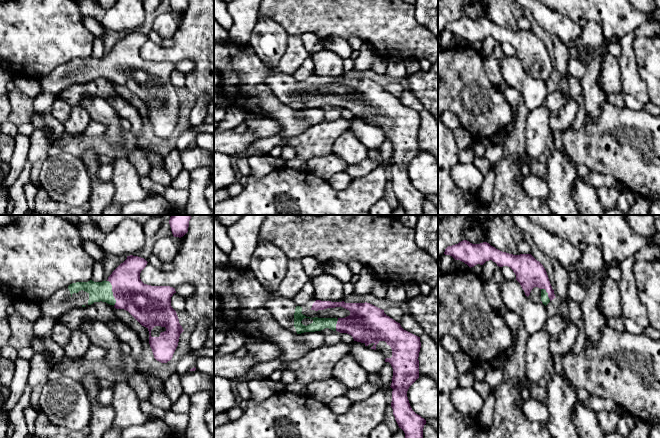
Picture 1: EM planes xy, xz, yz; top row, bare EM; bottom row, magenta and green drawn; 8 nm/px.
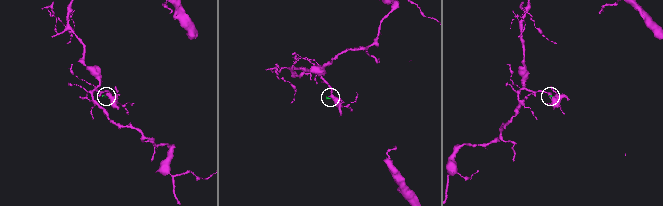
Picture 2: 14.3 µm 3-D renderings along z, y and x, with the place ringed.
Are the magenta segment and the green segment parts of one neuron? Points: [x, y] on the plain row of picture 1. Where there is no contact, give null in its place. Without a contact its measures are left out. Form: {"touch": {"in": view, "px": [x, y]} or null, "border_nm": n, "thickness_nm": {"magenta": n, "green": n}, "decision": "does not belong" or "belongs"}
{"touch": {"in": "xy", "px": [113, 69]}, "border_nm": 220, "thickness_nm": {"magenta": 280, "green": 160}, "decision": "belongs"}

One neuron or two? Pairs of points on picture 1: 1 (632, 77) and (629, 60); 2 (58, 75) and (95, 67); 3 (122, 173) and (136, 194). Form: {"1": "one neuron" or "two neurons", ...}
{"1": "one neuron", "2": "one neuron", "3": "one neuron"}

